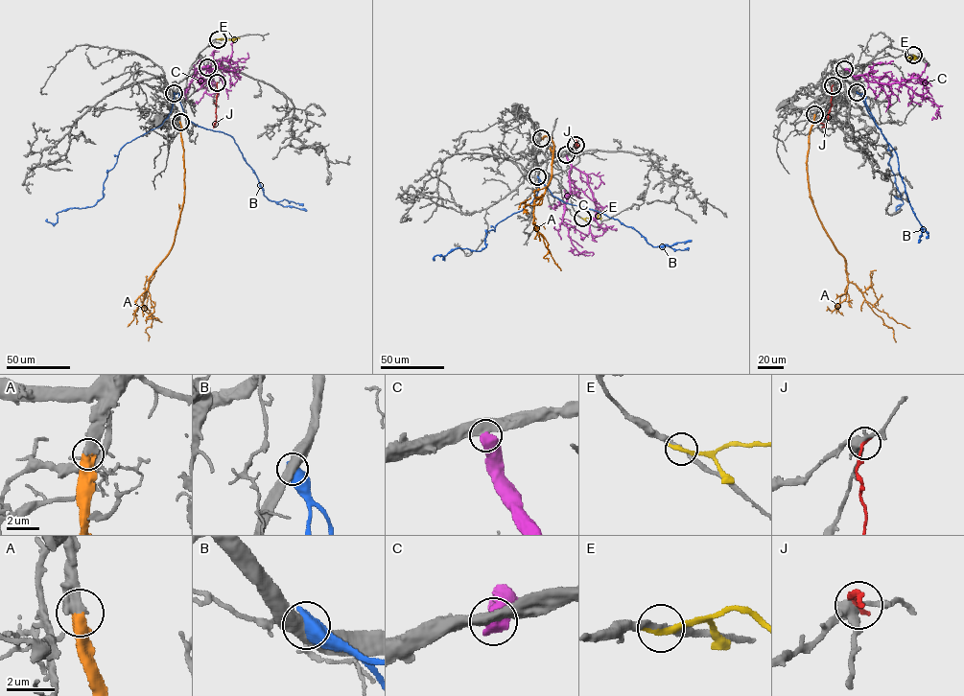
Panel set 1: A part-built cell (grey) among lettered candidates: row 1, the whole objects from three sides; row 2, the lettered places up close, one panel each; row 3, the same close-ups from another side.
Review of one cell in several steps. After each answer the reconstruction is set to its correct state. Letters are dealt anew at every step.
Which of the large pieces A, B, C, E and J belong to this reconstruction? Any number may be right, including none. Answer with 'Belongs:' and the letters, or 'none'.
Belongs: A

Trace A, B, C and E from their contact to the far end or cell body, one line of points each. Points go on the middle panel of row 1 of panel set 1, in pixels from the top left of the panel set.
A: (541, 138), (551, 137), (553, 144), (552, 174), (534, 201), (533, 221), (548, 243), (544, 257), (548, 261)
B: (537, 176), (532, 200), (487, 230), (485, 247), (456, 248), (434, 260)
C: (566, 154), (571, 168), (570, 197), (565, 204), (562, 223), (580, 254), (592, 252), (591, 255)
E: (582, 218), (595, 219), (602, 210)

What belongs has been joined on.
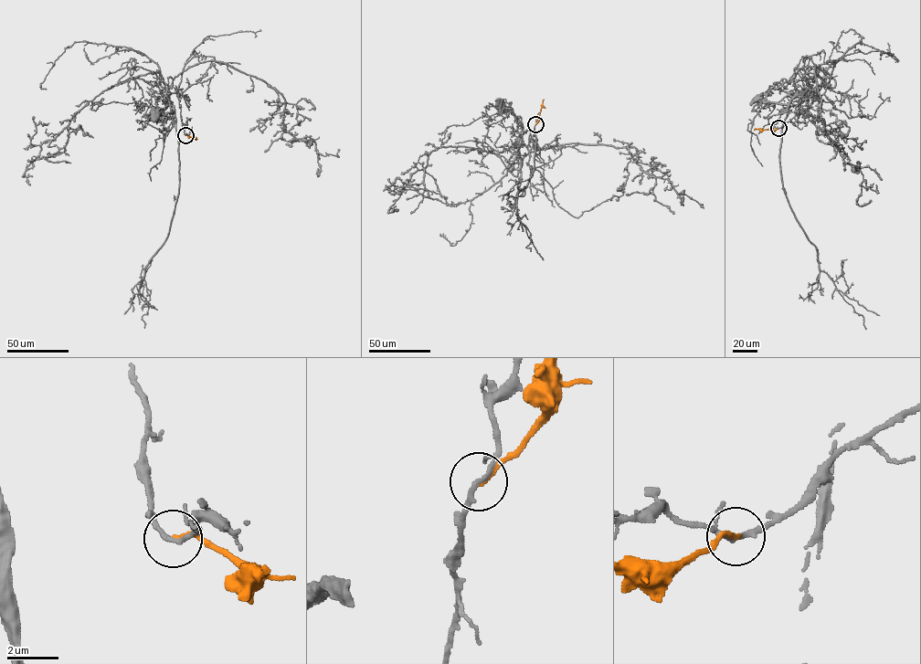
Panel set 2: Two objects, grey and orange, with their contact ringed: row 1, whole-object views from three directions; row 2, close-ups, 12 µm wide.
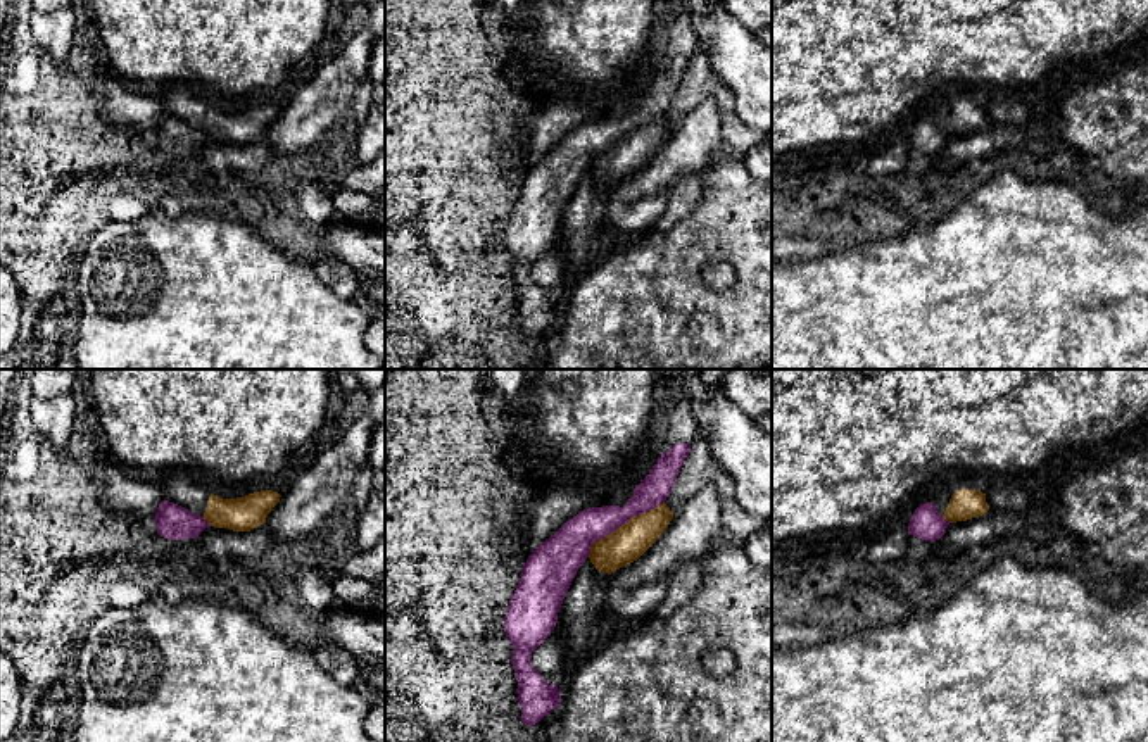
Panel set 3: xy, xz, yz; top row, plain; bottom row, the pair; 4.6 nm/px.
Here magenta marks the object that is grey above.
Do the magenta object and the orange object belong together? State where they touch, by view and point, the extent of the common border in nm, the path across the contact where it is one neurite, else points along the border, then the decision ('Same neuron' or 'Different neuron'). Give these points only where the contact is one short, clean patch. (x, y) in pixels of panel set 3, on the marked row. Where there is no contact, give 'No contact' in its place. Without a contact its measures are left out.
Touches magenta at xz (622, 523). Shared border 440 nm. Different neuron

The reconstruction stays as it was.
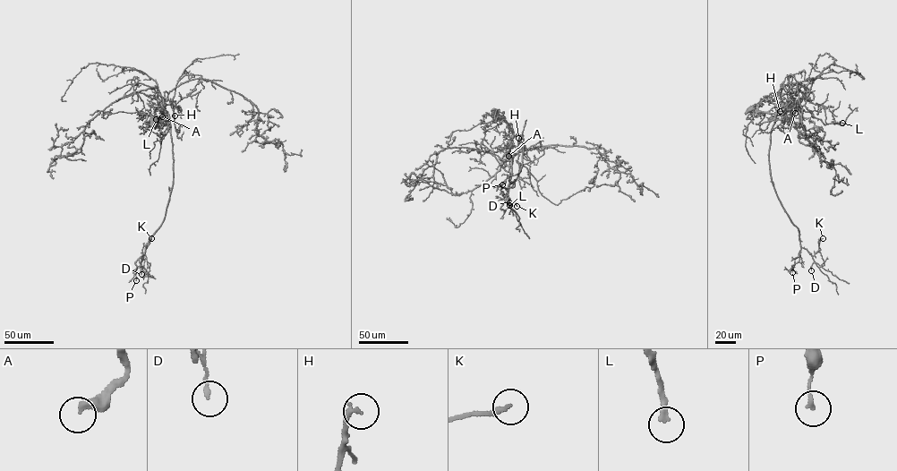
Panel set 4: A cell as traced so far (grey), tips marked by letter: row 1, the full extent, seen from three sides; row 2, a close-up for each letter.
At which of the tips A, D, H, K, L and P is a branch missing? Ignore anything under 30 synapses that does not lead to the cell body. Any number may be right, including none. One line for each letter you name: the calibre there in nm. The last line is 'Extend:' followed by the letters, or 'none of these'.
A: 400 nm thick
H: 170 nm thick
L: 200 nm thick
Extend: A, H, L

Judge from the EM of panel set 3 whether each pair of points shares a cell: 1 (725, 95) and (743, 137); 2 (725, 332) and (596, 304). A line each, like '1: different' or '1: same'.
1: same
2: same

